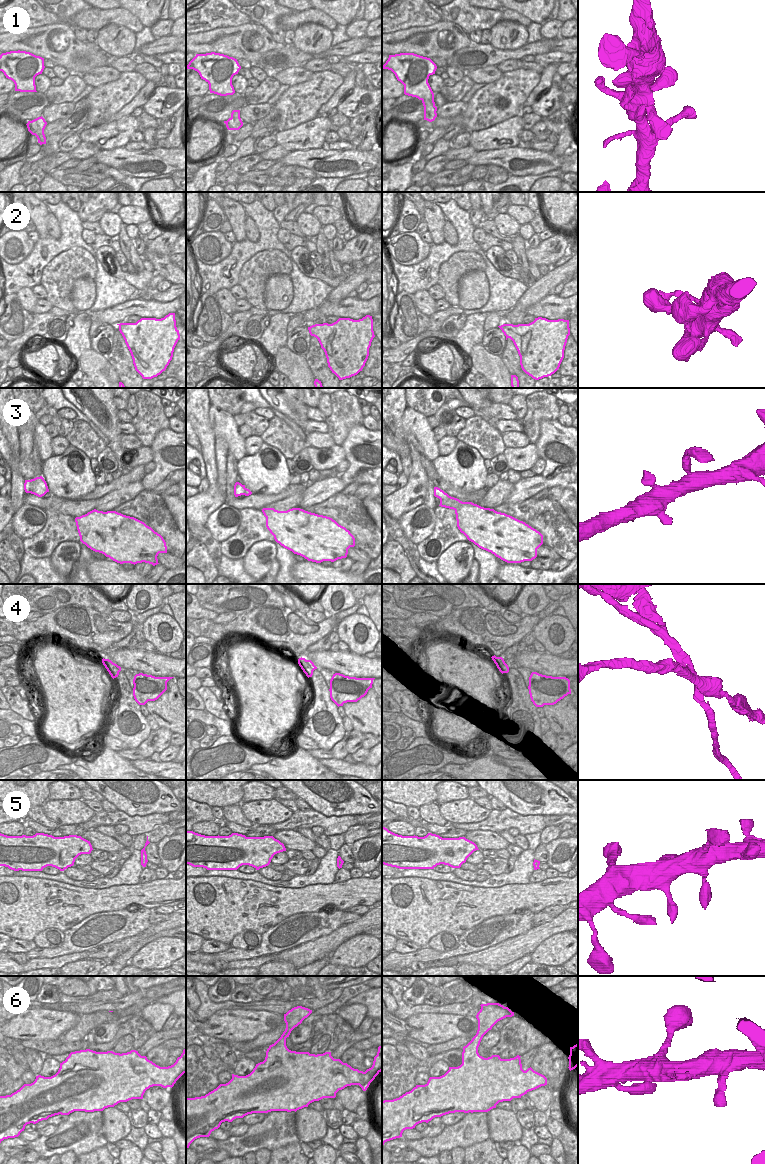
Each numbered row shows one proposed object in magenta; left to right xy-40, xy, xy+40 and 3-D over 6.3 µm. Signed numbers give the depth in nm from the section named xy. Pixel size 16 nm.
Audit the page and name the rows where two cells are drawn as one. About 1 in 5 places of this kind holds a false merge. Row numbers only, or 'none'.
4

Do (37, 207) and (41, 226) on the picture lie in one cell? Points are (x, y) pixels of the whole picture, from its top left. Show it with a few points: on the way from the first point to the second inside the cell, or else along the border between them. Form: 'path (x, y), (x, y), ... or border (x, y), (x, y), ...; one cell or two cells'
path (38, 212), (40, 221); one cell

